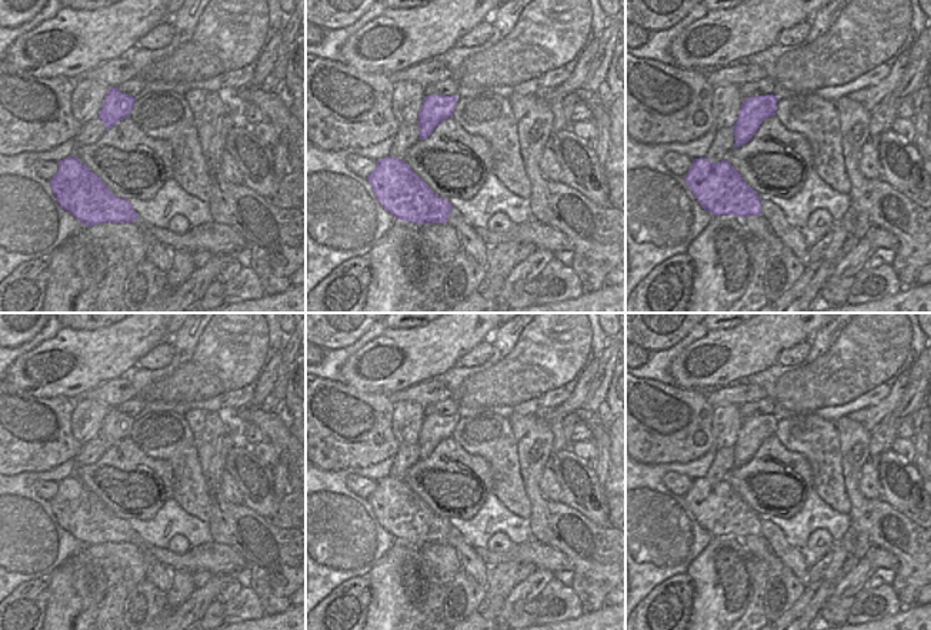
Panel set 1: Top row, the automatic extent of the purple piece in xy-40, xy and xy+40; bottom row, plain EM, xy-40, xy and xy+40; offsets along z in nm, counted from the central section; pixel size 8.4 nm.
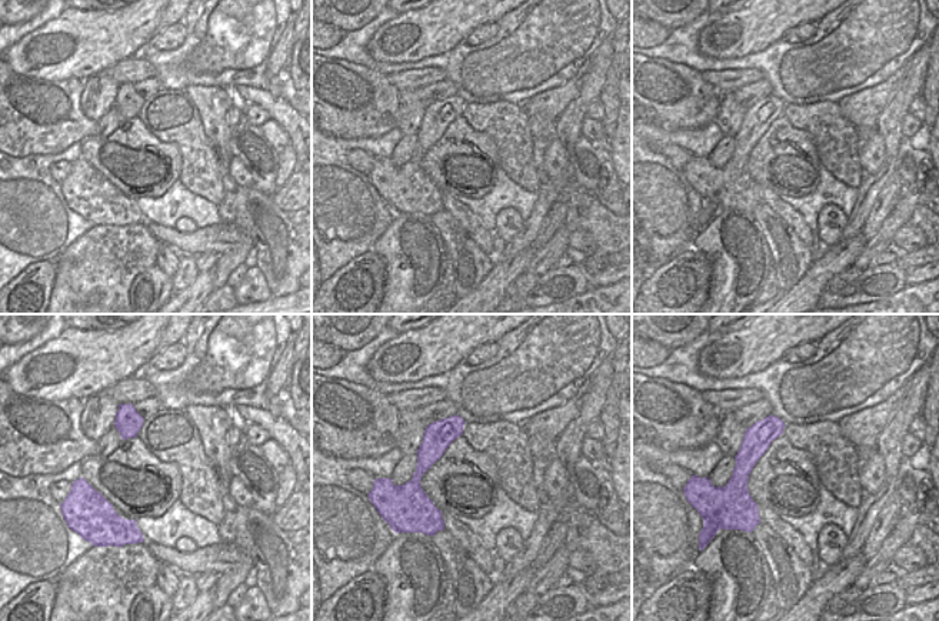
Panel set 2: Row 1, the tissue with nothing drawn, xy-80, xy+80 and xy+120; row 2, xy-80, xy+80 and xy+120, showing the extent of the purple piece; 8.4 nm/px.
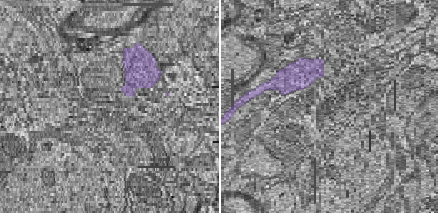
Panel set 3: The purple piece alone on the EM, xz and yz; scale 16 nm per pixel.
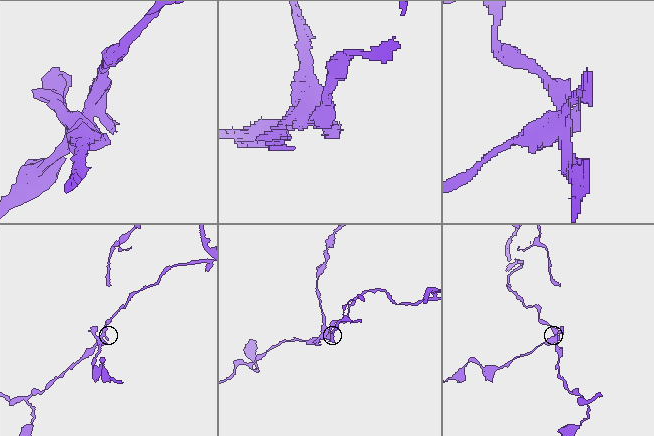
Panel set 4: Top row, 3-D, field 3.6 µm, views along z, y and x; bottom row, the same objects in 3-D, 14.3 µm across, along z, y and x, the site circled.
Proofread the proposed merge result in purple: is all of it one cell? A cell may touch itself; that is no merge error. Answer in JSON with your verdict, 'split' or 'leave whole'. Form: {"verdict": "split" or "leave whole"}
{"verdict": "split"}

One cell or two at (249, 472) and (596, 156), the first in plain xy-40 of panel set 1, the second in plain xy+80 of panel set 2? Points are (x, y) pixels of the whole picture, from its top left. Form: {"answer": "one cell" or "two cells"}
{"answer": "one cell"}

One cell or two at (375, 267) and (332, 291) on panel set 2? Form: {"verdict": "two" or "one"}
{"verdict": "one"}

